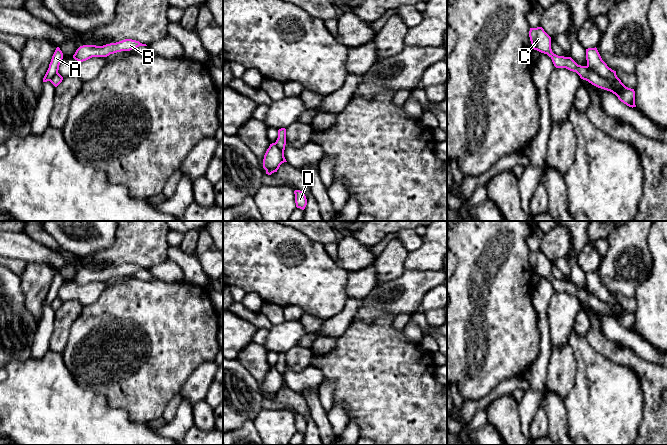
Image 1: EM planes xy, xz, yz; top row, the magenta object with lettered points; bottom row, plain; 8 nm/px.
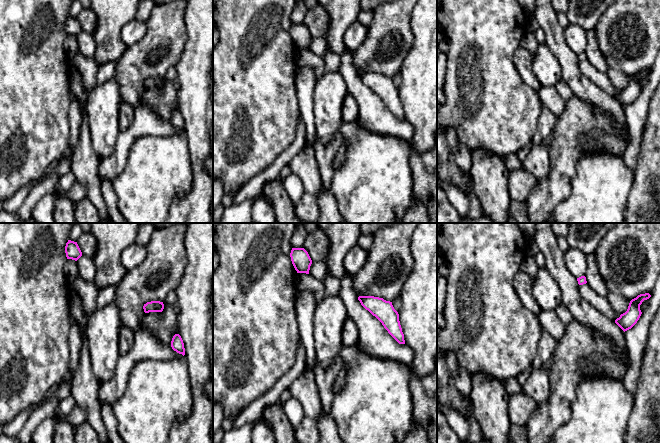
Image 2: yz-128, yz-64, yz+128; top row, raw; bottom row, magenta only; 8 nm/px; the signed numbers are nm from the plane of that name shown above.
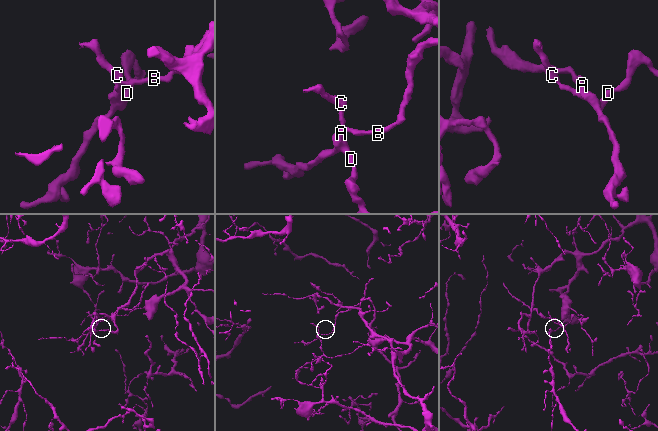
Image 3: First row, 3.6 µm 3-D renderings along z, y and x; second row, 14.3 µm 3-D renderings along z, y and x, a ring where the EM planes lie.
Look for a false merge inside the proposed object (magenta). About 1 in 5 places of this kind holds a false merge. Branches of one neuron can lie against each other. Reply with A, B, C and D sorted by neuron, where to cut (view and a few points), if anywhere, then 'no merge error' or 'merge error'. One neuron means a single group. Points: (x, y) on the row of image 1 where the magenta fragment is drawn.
A B / C D; cut in yz along (586, 66), (598, 75), (609, 78), (619, 94); merge error

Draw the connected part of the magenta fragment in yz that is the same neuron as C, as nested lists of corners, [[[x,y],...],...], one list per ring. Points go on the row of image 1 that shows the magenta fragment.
[[[542,27],[530,28],[529,37],[532,48],[541,53],[547,54],[556,68],[566,68],[576,72],[581,79],[588,81],[592,85],[610,91],[616,96],[619,95],[619,90],[614,87],[611,79],[605,79],[598,76],[594,71],[587,66],[578,65],[571,57],[558,56],[552,52],[551,37],[544,31]]]

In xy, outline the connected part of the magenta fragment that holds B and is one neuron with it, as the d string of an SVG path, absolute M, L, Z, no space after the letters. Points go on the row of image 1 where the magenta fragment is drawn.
M125 39L116 43L110 43L103 46L83 45L76 50L73 58L79 62L83 62L92 57L107 57L110 54L114 54L117 52L130 51L139 46L147 45L132 39Z

